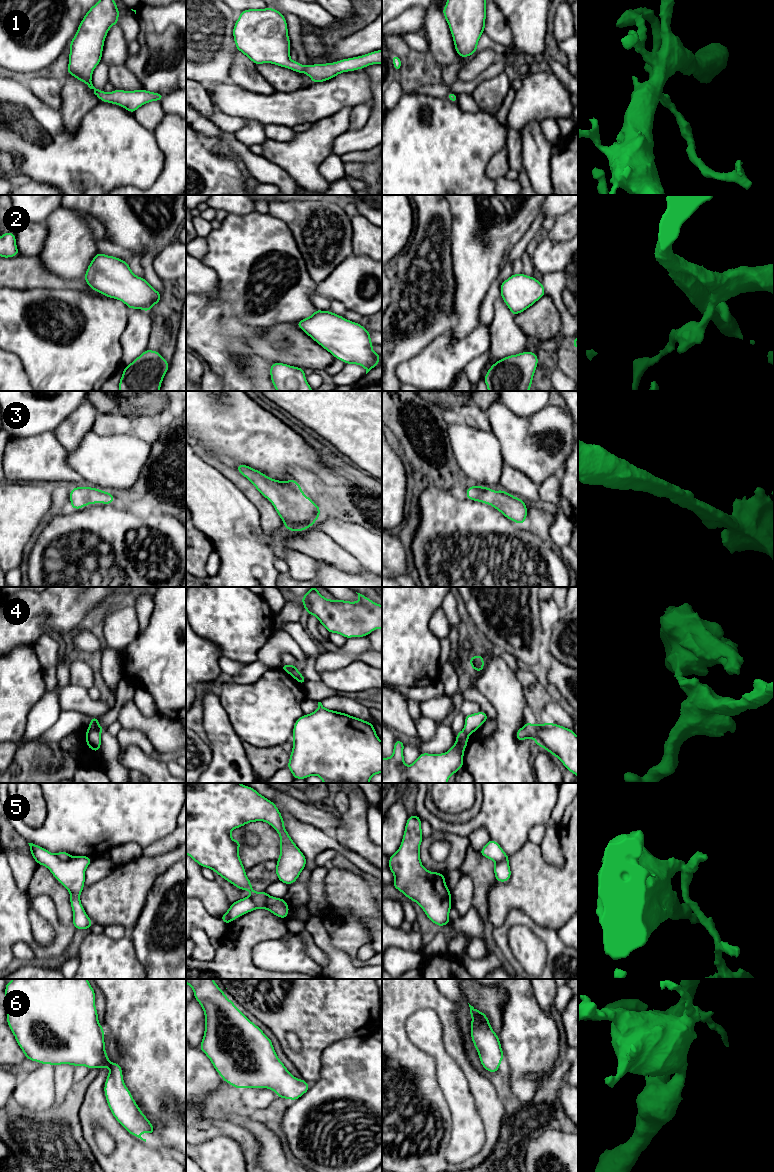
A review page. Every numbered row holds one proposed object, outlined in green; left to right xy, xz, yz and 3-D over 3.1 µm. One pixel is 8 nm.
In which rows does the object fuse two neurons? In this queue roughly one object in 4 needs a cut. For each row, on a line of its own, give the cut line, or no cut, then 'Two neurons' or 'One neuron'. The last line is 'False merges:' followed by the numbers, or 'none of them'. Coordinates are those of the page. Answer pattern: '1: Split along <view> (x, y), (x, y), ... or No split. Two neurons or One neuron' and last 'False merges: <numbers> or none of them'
1: No split. One neuron
2: No split. One neuron
3: No split. One neuron
4: Split along xy (88, 728), (100, 732). Two neurons
5: Split along xy (56, 855), (62, 860), (67, 860), (71, 856). Two neurons
6: No split. One neuron
False merges: 4, 5

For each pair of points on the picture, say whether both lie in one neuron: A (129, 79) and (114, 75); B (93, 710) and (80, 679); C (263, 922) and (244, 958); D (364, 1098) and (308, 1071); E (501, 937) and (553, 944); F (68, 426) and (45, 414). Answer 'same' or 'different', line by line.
A: same
B: different
C: same
D: different
E: same
F: different

